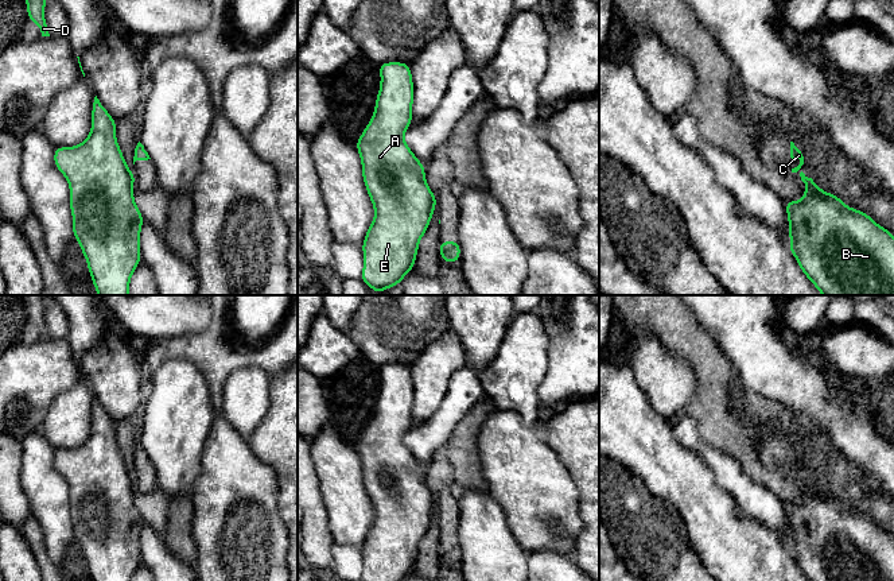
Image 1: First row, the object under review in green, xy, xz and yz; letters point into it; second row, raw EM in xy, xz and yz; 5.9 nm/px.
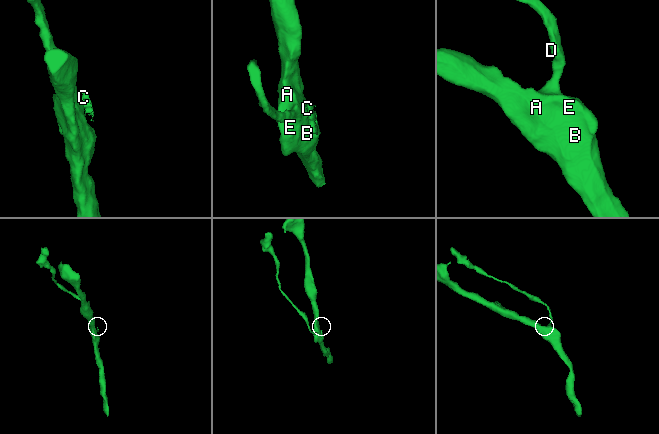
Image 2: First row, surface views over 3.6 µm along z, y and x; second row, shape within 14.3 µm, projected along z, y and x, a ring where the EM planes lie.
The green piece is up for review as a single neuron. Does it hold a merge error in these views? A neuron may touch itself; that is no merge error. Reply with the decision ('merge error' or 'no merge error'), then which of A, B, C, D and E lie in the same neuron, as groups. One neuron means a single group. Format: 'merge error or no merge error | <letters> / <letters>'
merge error | A B D E / C

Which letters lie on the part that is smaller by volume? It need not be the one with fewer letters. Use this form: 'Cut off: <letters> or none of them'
Cut off: C

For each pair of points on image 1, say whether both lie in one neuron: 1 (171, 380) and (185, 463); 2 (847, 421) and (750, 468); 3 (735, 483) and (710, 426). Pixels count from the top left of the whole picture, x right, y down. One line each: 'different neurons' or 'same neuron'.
1: same neuron
2: different neurons
3: different neurons

